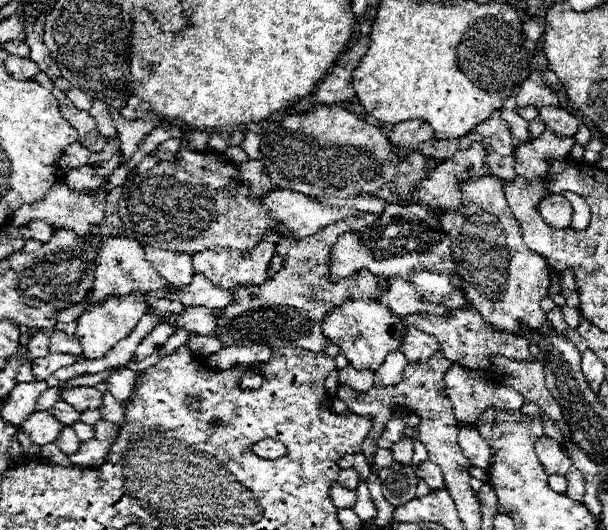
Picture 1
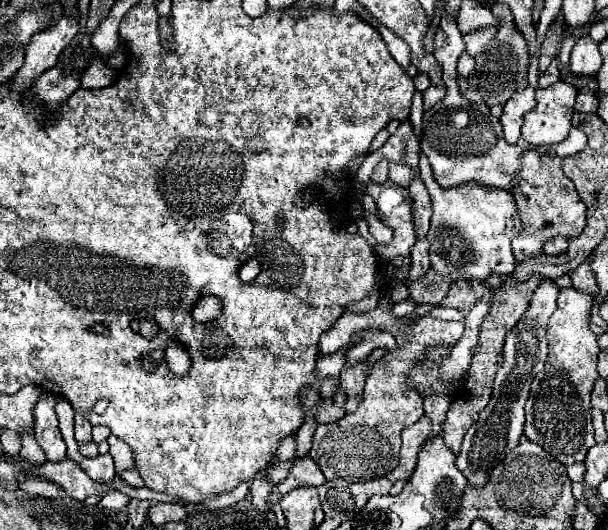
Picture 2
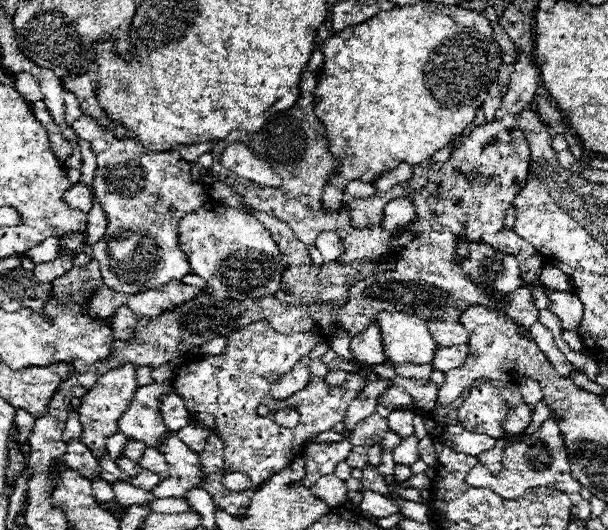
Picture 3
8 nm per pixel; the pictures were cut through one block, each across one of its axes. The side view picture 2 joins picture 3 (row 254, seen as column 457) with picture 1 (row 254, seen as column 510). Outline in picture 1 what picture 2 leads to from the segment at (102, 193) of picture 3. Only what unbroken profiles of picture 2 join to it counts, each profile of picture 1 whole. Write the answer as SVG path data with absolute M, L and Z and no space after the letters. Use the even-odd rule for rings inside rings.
M144 246L146 260L154 266L154 270L164 278L170 286L170 290L180 290L188 286L194 278L194 268L192 268L192 256L182 254L182 252L168 252L168 250L158 250L152 246Z

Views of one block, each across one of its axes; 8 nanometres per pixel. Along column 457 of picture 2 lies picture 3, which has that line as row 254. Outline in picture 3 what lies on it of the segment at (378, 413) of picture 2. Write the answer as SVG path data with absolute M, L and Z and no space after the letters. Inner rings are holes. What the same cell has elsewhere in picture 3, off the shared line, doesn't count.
M322 232L318 238L316 238L316 248L320 250L324 262L330 262L330 260L338 260L342 256L342 242L338 238L336 232Z

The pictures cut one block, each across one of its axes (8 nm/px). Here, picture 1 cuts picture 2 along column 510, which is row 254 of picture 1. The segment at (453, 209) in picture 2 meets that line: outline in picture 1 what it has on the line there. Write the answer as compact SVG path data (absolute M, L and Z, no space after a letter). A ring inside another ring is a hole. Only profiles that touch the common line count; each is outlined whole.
M270 234L268 240L262 240L256 252L248 256L240 256L240 252L224 248L196 252L192 256L192 266L196 274L202 274L222 290L232 290L248 282L258 286L268 278L266 268L274 256L274 242L276 236Z

